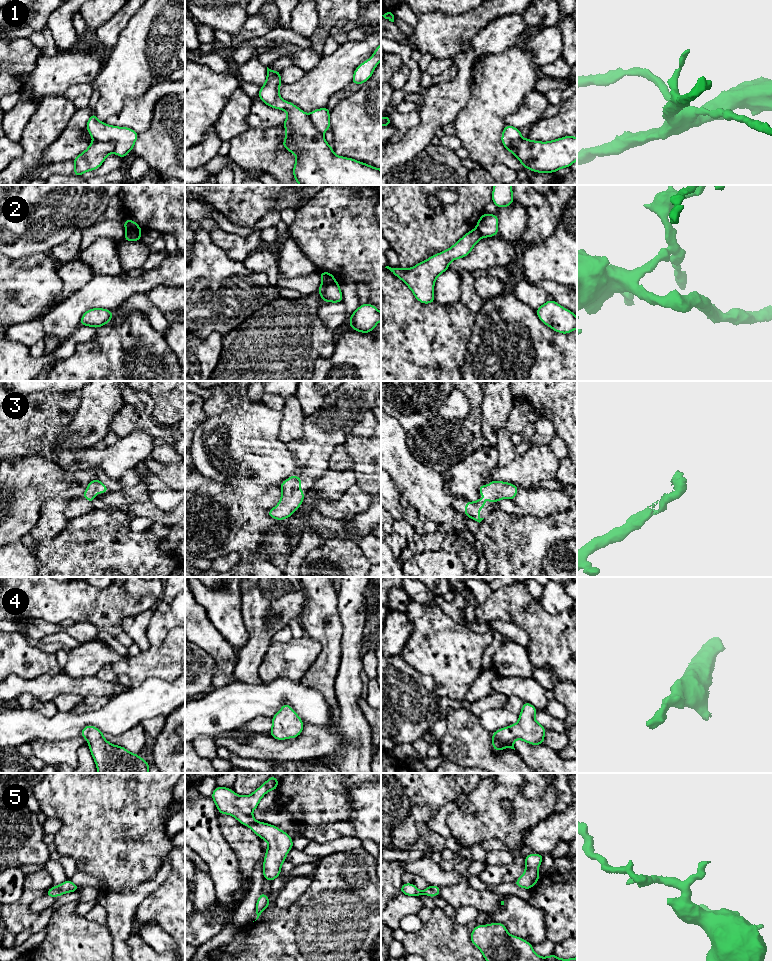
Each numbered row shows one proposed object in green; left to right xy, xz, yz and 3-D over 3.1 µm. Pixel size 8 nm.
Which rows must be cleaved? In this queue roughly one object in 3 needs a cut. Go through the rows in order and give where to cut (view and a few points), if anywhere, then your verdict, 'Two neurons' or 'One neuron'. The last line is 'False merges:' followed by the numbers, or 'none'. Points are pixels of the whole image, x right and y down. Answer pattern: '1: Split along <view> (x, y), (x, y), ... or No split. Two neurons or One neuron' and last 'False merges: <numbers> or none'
1: Split along xy (93, 140), (111, 140), (114, 143), (114, 151). Two neurons
2: Split along xy (126, 231), (136, 231), (140, 234). Two neurons
3: No split. One neuron
4: No split. One neuron
5: No split. One neuron
False merges: 1, 2

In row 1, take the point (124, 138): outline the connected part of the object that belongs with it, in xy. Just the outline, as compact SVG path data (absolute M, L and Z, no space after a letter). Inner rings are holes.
M92 112L86 123L87 131L93 141L112 141L115 143L114 153L124 158L133 150L139 133L127 127L111 126L99 121Z

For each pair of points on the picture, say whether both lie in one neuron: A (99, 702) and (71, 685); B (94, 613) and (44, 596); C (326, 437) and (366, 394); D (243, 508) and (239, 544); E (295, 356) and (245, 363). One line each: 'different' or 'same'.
A: different
B: same
C: same
D: same
E: same

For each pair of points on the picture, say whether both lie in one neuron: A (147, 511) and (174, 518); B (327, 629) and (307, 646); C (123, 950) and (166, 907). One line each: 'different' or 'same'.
A: same
B: different
C: different

